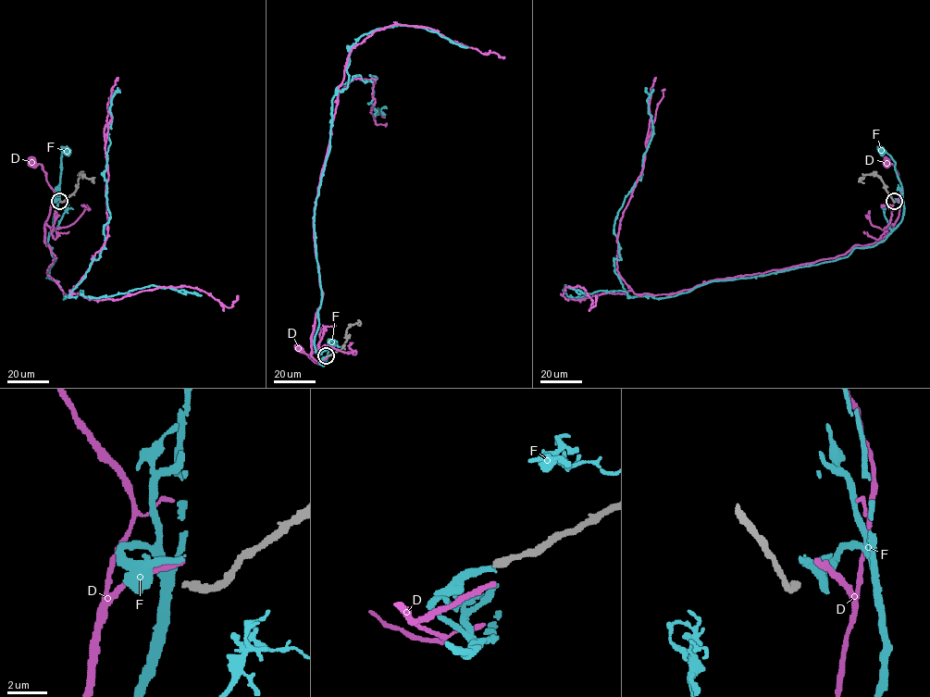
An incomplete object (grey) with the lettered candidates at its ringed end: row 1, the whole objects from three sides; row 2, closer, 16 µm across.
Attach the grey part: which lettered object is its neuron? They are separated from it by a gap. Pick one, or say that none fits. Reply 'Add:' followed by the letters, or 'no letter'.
Add: F

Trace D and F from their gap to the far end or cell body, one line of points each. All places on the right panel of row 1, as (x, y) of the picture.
D: (897, 199), (901, 201), (902, 187), (894, 165), (886, 162)
F: (895, 199), (901, 197), (895, 161), (880, 150)

